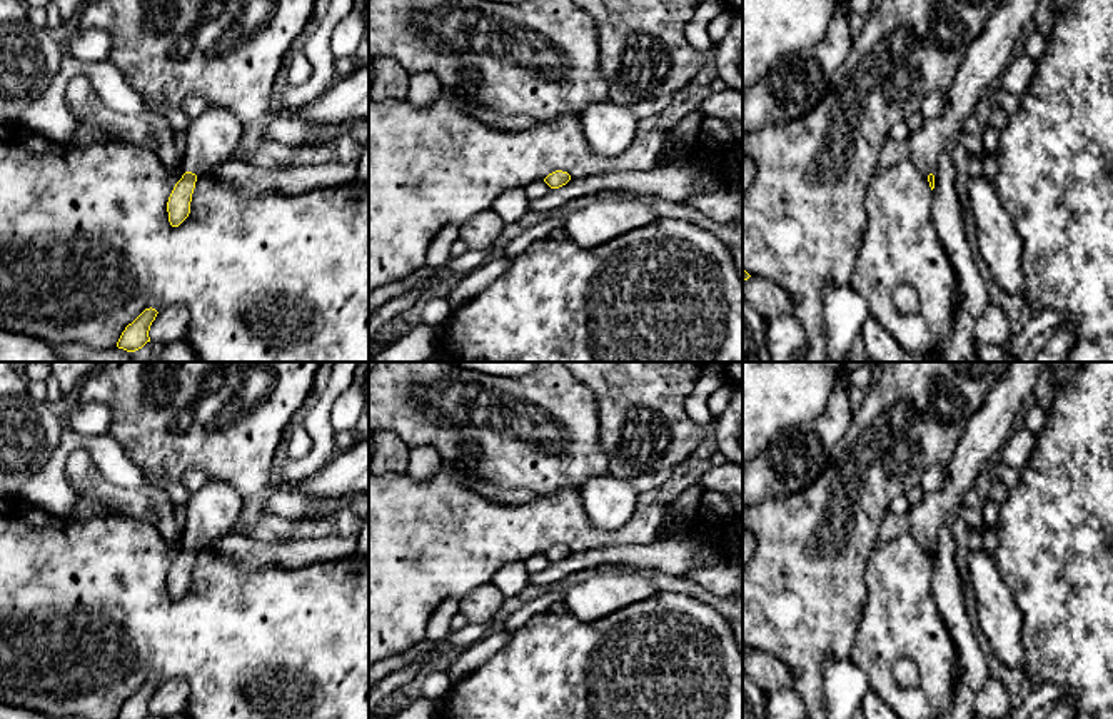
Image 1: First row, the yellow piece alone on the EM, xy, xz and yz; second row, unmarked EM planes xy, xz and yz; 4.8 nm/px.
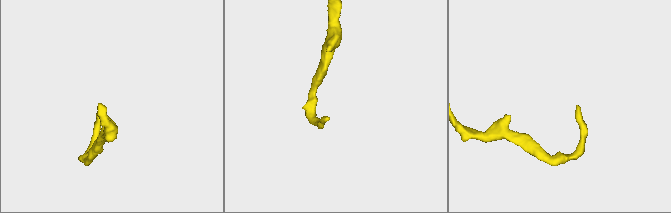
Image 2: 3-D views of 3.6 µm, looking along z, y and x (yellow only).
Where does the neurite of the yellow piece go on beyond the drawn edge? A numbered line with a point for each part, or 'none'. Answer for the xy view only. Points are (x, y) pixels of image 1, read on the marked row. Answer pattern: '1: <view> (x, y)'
1: xy (212, 139)

